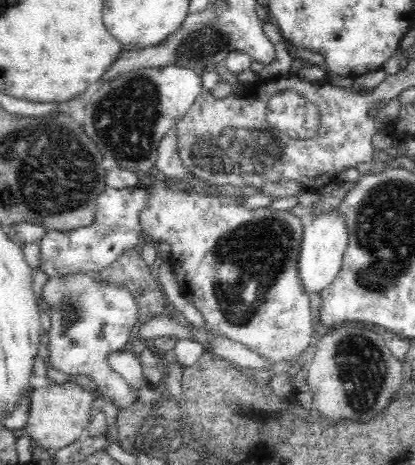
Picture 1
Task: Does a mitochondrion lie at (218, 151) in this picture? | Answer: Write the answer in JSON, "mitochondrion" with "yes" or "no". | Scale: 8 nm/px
{"mitochondrion":"yes"}

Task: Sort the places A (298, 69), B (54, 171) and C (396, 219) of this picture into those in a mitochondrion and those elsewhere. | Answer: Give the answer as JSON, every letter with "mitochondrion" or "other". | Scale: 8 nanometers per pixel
{"A":"other","B":"mitochondrion","C":"mitochondrion"}

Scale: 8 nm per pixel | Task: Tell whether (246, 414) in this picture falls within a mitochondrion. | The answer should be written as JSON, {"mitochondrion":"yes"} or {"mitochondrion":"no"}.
{"mitochondrion":"yes"}

